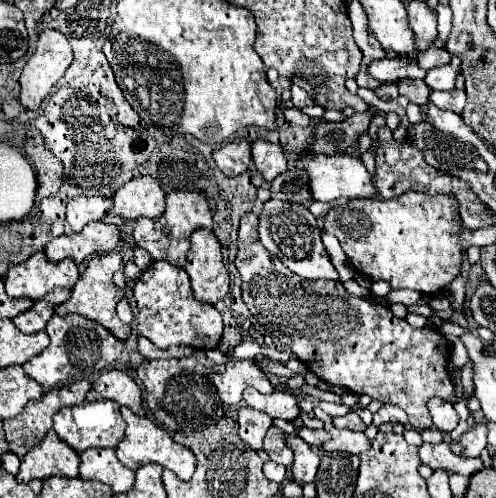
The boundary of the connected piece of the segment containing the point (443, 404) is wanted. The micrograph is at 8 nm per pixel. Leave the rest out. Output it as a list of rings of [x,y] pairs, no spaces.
[[[432,397],[432,399],[428,401],[428,409],[430,409],[430,415],[432,415],[434,425],[436,425],[442,433],[450,433],[450,431],[458,425],[458,421],[460,421],[460,417],[458,417],[458,413],[454,411],[452,403],[448,403],[448,401],[440,399],[440,397]]]

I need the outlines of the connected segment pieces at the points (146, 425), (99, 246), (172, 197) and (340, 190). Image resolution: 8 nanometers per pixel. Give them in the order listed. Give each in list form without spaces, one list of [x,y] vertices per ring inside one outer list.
[[[120,407],[120,411],[122,411],[122,419],[126,421],[128,427],[126,427],[126,437],[116,447],[116,455],[124,467],[136,471],[142,465],[158,463],[158,465],[174,471],[182,481],[188,481],[192,477],[194,467],[196,467],[196,457],[188,447],[176,443],[168,433],[164,433],[160,427],[156,427],[148,417],[138,417],[128,407]]]
[[[102,221],[88,223],[80,233],[70,233],[70,235],[60,235],[52,239],[44,253],[48,255],[50,261],[62,261],[70,257],[74,263],[82,263],[88,255],[94,253],[110,253],[120,245],[120,235],[118,235],[116,225],[108,225]]]
[[[172,191],[170,195],[166,195],[164,213],[158,219],[140,217],[134,225],[132,237],[134,237],[138,247],[146,249],[152,255],[152,259],[164,259],[172,265],[182,267],[186,261],[186,253],[190,249],[188,237],[194,229],[200,229],[200,227],[212,229],[212,213],[210,213],[208,201],[196,191],[186,191],[186,193],[184,191]]]
[[[346,153],[332,155],[332,157],[316,155],[312,159],[310,157],[300,159],[296,165],[300,169],[308,171],[312,197],[316,201],[334,201],[338,197],[344,197],[344,199],[374,199],[374,197],[378,197],[378,189],[376,189],[374,177],[366,171],[362,159],[356,157],[356,155],[346,155]]]

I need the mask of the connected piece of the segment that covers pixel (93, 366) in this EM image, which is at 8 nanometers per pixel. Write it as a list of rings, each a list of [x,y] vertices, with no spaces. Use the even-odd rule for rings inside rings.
[[[52,315],[46,325],[46,333],[50,337],[50,345],[40,355],[22,365],[24,371],[42,387],[58,387],[72,379],[94,377],[102,373],[108,365],[112,365],[120,357],[124,347],[124,343],[114,337],[106,327],[82,315]]]

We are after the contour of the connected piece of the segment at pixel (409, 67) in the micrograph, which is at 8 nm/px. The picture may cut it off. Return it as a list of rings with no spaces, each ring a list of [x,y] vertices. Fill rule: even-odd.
[[[406,57],[396,59],[376,59],[368,63],[366,73],[382,83],[394,83],[402,79],[424,79],[426,71],[418,67],[417,63],[408,63]]]

